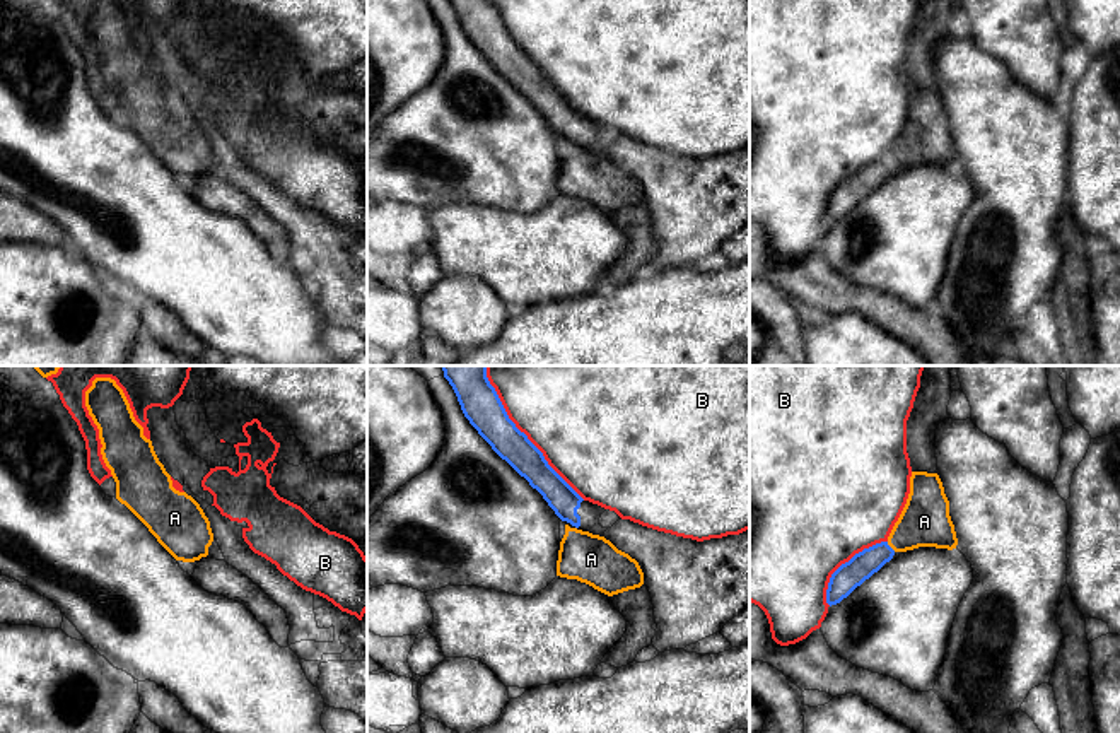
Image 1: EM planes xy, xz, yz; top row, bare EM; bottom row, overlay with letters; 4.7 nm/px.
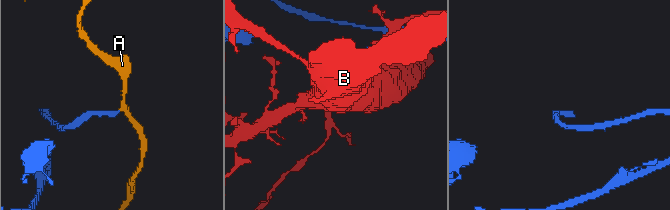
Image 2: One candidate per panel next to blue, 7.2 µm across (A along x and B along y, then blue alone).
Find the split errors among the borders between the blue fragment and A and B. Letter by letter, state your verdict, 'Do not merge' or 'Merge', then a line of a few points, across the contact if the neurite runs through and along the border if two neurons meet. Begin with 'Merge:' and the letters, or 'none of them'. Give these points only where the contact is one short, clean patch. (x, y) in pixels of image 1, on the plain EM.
Merge: A
A: Merge. Line: yz (851, 192), (890, 164), (924, 139)
B: Do not merge

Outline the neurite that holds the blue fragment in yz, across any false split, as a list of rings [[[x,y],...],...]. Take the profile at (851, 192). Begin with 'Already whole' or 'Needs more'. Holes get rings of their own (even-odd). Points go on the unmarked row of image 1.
Needs more. [[[912,89],[907,121],[886,159],[855,171],[830,195],[826,220],[837,222],[878,190],[896,169],[919,164],[953,167],[958,162],[949,118],[937,91]]]

